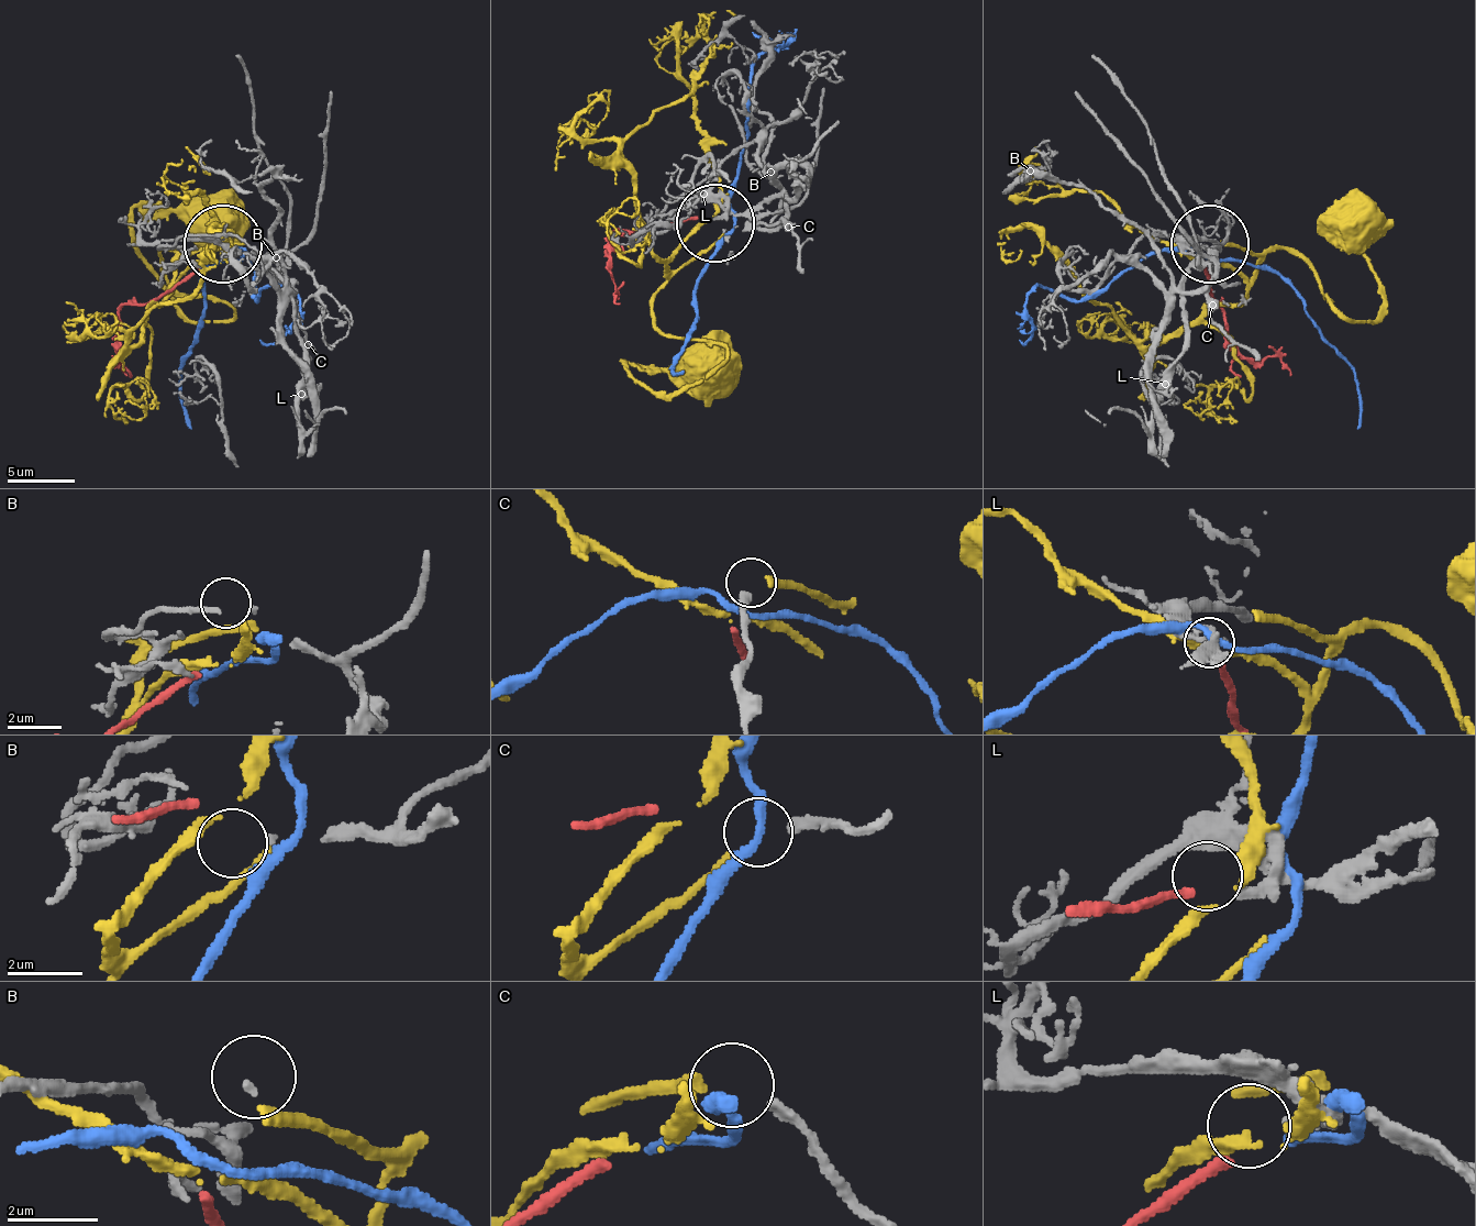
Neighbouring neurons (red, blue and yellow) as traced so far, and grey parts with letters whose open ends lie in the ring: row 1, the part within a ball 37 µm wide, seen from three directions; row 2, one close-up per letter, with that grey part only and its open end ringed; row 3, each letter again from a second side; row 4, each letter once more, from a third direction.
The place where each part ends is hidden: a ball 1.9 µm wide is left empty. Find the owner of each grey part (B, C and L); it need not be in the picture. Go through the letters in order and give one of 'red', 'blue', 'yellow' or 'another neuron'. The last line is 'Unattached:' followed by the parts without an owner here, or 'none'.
B: another neuron
C: yellow
L: another neuron
Unattached: B, L

